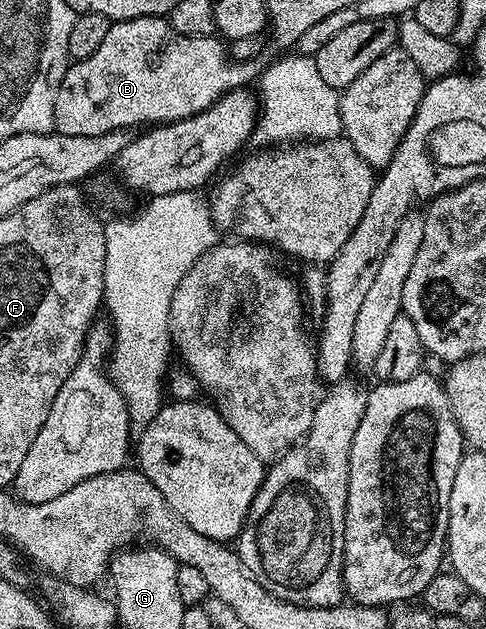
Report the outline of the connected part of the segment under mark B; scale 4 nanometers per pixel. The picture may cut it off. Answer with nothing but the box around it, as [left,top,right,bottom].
[54,16,279,136]

